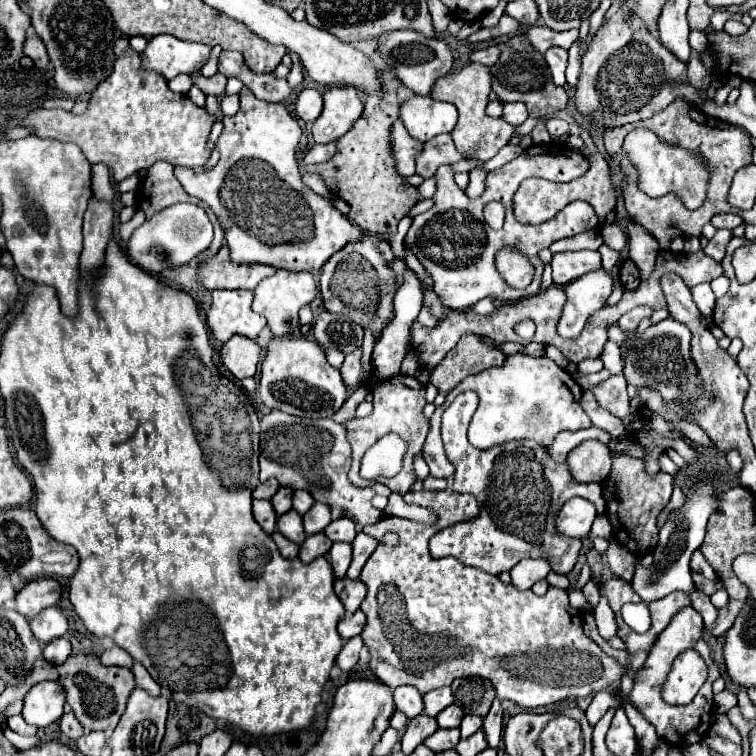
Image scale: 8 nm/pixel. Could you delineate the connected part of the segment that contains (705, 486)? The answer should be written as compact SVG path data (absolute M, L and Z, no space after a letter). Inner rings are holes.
M710 471L700 473L694 479L694 485L684 491L684 495L686 495L686 503L682 507L670 511L670 515L666 517L666 523L660 529L660 541L658 541L658 547L654 549L654 563L652 563L652 567L650 569L636 567L636 573L634 573L634 579L632 579L632 587L642 597L642 601L638 604L625 604L621 609L624 622L637 633L644 633L650 628L649 603L654 601L654 599L664 597L664 595L670 595L674 591L684 591L684 593L690 595L692 607L702 615L704 627L708 631L712 631L714 625L716 625L716 617L718 617L716 607L710 603L708 595L702 593L694 585L694 581L690 577L690 557L692 557L692 553L696 549L700 549L700 543L704 543L708 517L712 513L716 513L716 509L720 509L720 501L722 501L718 497L718 489L714 485L714 475ZM646 577L652 577L652 581L646 579Z

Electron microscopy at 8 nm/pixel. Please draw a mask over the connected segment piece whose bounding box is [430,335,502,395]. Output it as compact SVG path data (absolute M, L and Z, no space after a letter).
M468 335L458 341L458 345L448 353L430 373L430 383L438 389L438 393L446 395L452 391L462 379L474 373L482 373L490 367L502 365L502 351L496 347L488 347L480 341L478 335Z

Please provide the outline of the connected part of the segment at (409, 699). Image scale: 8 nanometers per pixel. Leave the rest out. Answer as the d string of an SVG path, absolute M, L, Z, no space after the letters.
M396 687L394 689L394 705L402 711L408 719L422 713L422 695L414 687Z

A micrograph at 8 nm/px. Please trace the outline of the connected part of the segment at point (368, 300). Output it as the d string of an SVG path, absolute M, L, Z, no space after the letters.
M366 235L336 251L322 267L322 299L326 311L346 313L348 309L348 317L352 321L372 329L374 335L380 333L392 319L394 311L392 297L396 293L396 287L392 285L392 271L388 269L388 261L392 261L392 257L394 253L390 249L390 243L380 239L378 235Z

